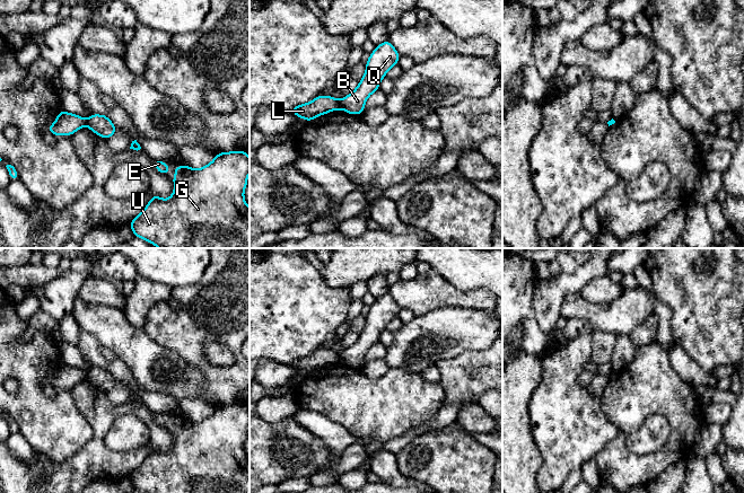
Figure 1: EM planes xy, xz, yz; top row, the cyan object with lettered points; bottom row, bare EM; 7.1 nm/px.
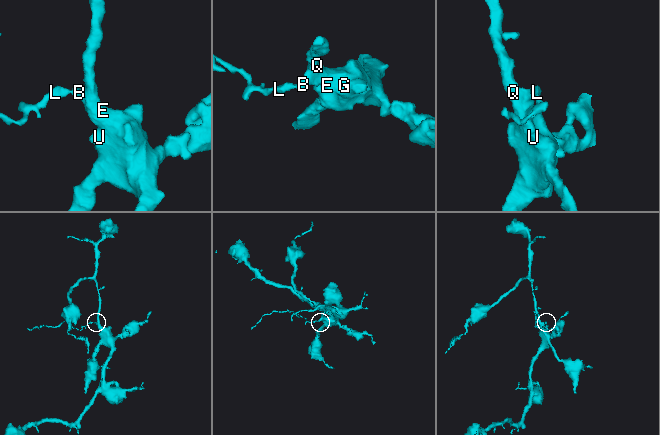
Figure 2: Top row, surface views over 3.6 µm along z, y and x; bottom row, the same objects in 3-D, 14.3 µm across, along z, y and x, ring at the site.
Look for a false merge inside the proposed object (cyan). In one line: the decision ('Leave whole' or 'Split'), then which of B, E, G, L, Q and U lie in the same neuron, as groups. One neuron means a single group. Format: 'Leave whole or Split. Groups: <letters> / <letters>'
Split. Groups: B E G Q U / L

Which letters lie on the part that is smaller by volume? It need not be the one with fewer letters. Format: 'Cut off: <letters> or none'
Cut off: L

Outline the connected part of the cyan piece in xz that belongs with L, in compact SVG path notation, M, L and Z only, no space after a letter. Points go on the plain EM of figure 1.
M321 347L307 356L295 359L290 364L294 368L309 375L320 368L324 368L326 366L330 366L332 363L336 363L340 361L341 361L341 358L339 352L332 349Z

